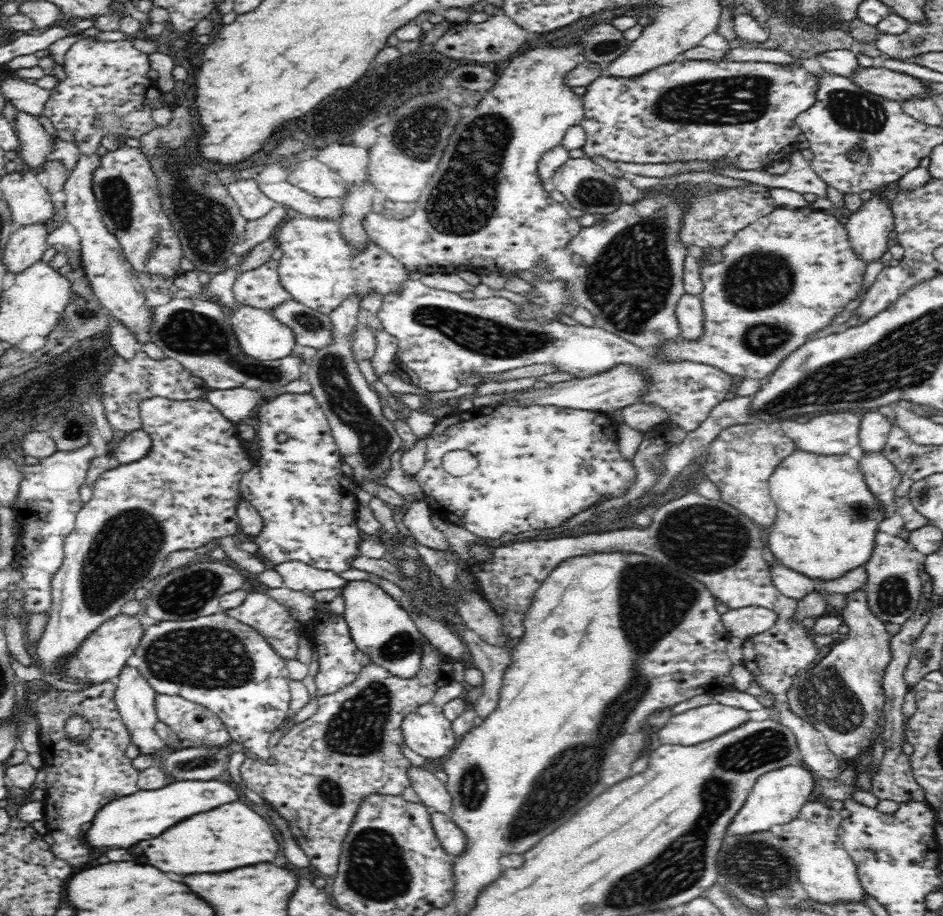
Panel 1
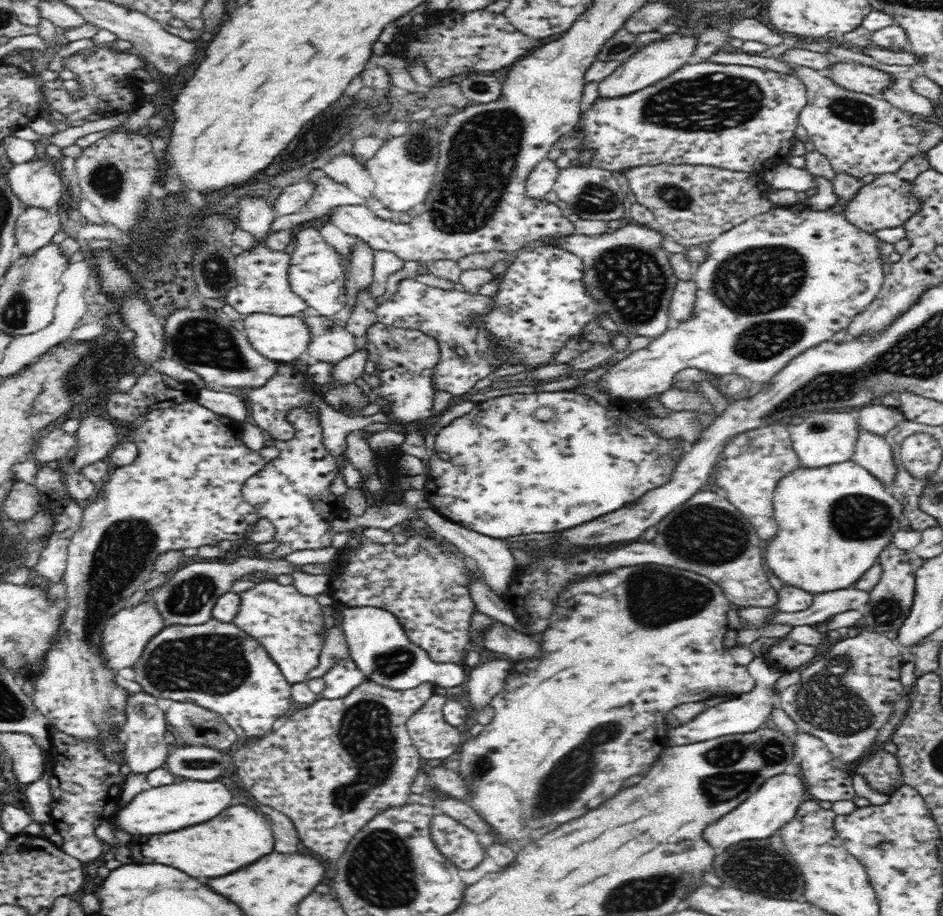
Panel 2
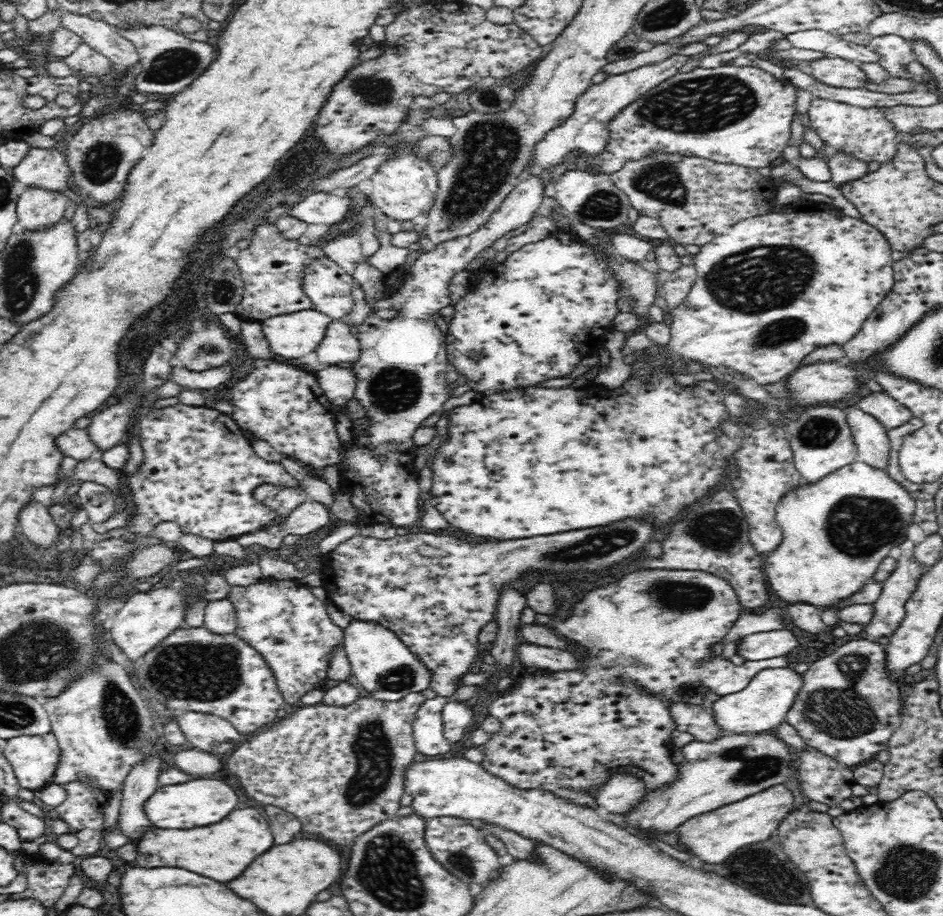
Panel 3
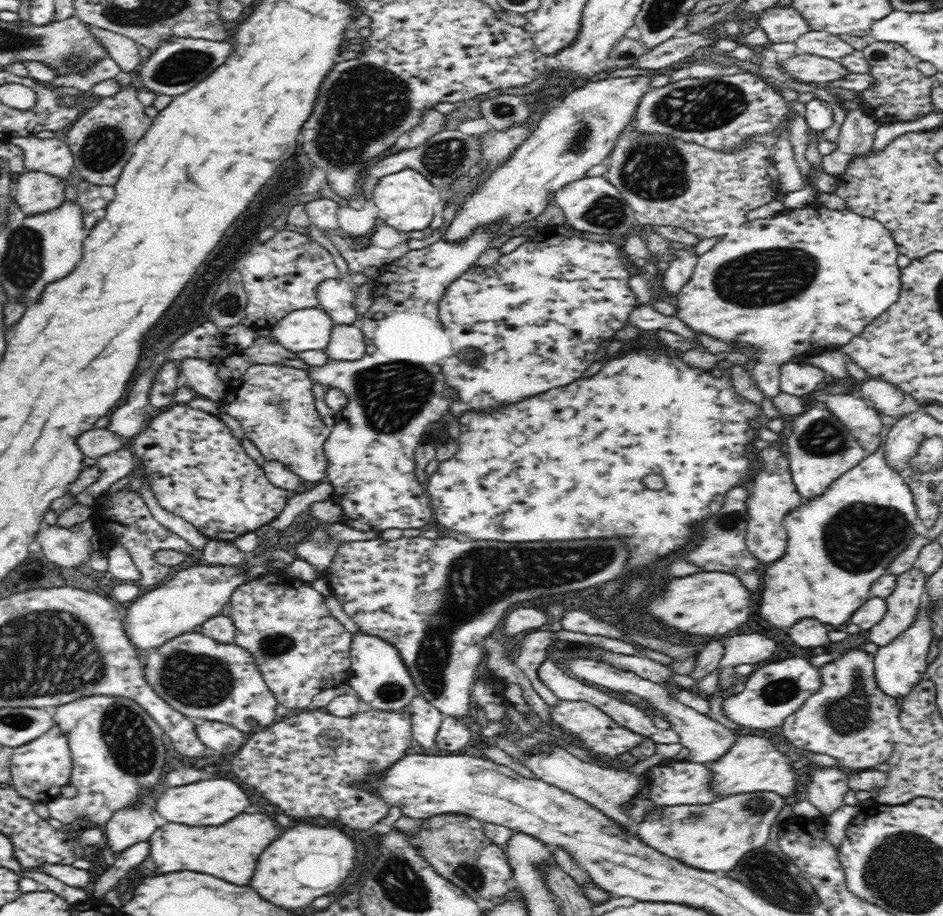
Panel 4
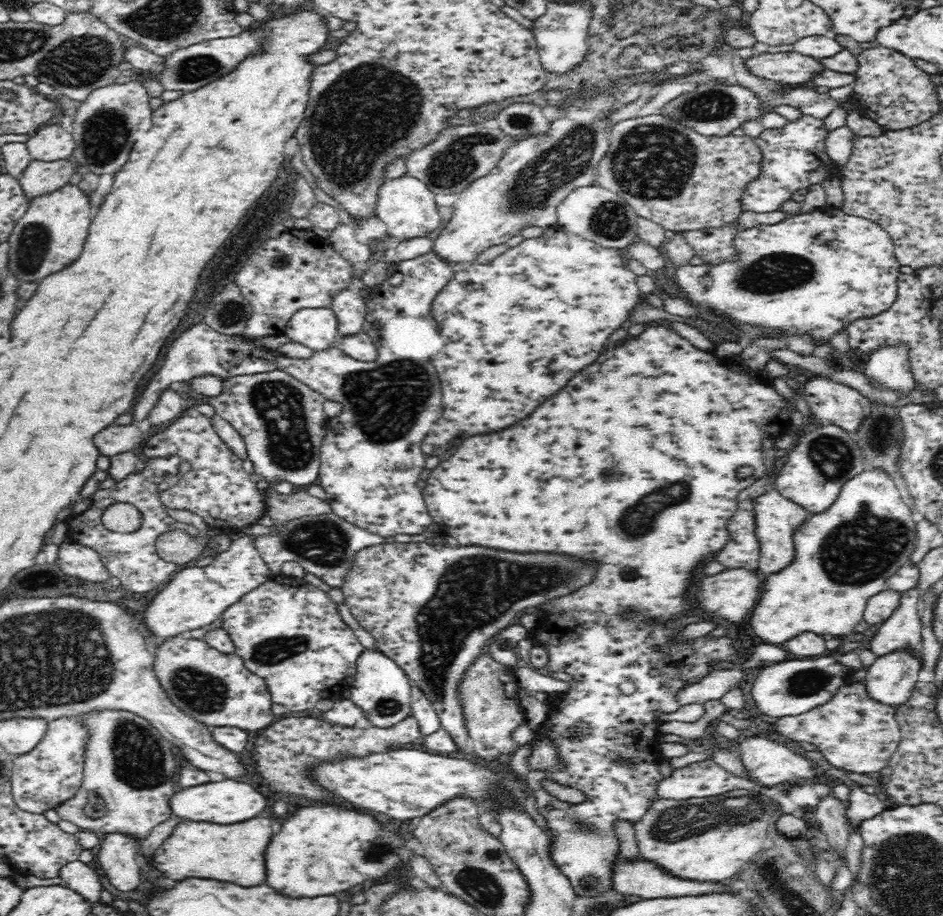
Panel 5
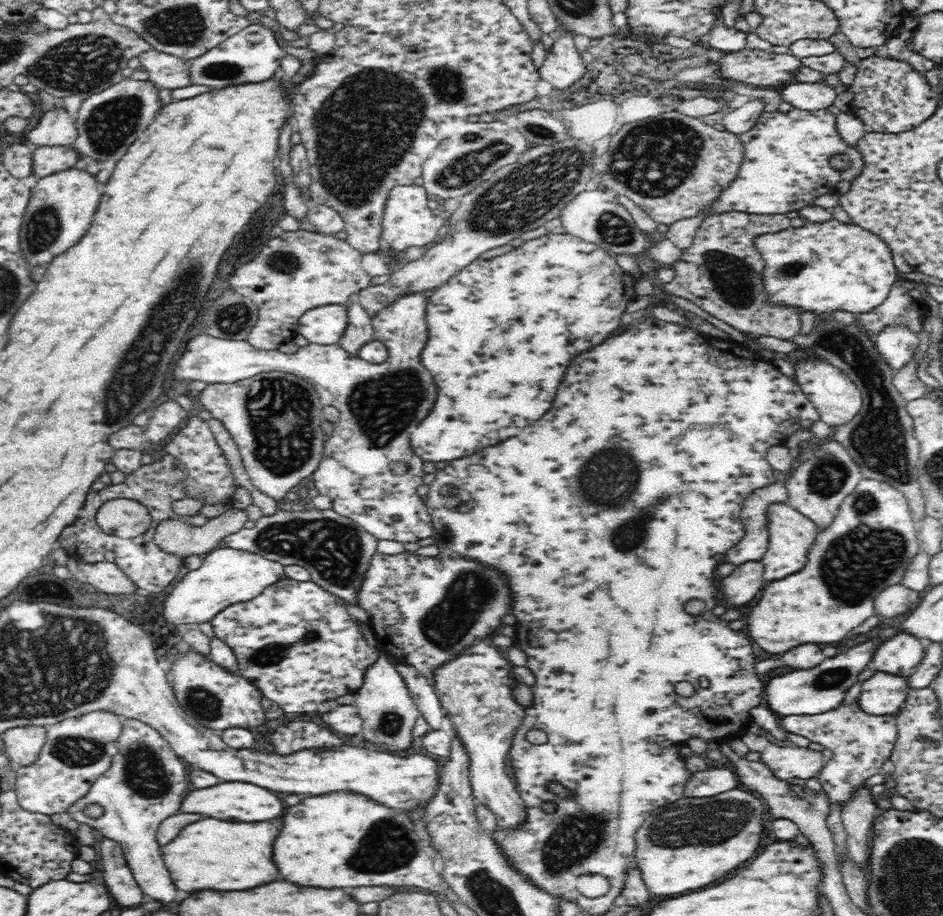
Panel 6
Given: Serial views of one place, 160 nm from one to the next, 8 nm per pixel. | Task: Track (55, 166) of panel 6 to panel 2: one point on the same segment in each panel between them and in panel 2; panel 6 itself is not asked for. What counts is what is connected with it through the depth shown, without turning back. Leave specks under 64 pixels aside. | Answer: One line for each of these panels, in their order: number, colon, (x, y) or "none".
2: (35, 227)
3: (37, 209)
4: (34, 192)
5: (40, 178)

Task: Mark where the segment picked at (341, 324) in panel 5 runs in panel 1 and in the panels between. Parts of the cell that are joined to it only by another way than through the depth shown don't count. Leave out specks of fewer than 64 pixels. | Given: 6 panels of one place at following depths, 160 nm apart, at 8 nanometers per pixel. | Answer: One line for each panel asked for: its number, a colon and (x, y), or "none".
1: (319, 268)
2: (315, 272)
3: (327, 285)
4: (336, 297)

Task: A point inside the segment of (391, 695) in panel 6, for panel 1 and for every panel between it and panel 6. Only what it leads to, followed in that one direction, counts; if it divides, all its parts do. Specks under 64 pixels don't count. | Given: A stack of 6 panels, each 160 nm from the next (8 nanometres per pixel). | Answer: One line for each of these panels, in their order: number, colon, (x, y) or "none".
1: (380, 626)
2: (380, 647)
3: (381, 663)
4: (378, 675)
5: (380, 688)

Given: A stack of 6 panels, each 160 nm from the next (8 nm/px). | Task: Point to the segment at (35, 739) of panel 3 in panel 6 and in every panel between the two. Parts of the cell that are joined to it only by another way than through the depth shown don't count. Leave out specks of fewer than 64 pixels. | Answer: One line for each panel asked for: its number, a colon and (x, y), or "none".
4: (39, 769)
5: (48, 775)
6: (77, 751)

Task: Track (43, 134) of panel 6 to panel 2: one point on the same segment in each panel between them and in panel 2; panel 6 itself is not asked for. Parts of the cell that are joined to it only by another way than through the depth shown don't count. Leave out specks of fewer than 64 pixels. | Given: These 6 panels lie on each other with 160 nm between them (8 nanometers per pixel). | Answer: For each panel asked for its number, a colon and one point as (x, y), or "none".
2: (38, 183)
3: (46, 169)
4: (53, 156)
5: (51, 143)

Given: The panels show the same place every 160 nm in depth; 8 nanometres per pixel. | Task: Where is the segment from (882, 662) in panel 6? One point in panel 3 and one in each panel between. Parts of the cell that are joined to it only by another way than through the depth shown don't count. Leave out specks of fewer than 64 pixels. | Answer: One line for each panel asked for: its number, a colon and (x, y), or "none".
3: (889, 609)
4: (902, 605)
5: (902, 629)

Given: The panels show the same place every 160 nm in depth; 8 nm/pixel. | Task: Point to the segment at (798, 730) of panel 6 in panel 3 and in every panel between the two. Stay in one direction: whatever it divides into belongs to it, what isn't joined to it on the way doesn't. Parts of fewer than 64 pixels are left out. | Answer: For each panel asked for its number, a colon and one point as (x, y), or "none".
3: (849, 704)
4: (850, 718)
5: (853, 731)

